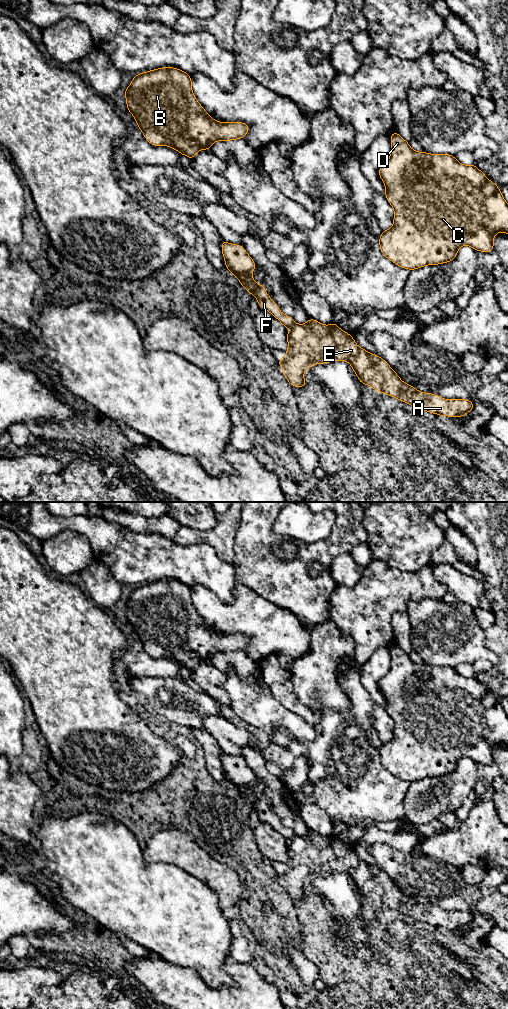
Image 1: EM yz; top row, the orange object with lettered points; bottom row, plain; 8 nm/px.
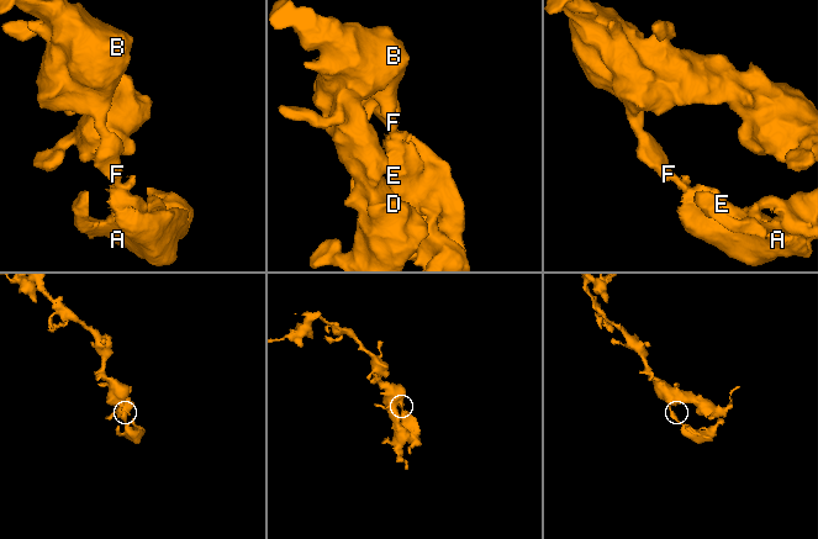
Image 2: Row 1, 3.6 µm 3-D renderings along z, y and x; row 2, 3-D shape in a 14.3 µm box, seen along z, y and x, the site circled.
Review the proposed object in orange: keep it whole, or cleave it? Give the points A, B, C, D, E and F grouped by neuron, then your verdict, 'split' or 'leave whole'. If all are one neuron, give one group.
groups A E / B C D F; split

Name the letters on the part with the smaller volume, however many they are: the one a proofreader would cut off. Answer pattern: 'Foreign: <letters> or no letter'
Foreign: A, E

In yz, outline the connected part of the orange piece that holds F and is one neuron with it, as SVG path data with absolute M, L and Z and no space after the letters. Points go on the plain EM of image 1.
M222 752L221 759L226 780L235 787L250 807L255 808L262 821L270 824L283 838L291 841L295 836L294 832L280 823L278 817L267 806L264 797L258 797L255 794L252 784L256 780L256 776L243 758Z

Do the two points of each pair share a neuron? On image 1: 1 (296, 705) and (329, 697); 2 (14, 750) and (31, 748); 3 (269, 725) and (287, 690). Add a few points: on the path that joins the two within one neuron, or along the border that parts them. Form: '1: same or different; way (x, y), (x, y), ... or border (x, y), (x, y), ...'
1: different; border (291, 682), (297, 698), (319, 710)
2: different; border (25, 726), (22, 732), (22, 752), (13, 758)
3: different; border (266, 683), (273, 695), (284, 706), (300, 715)

